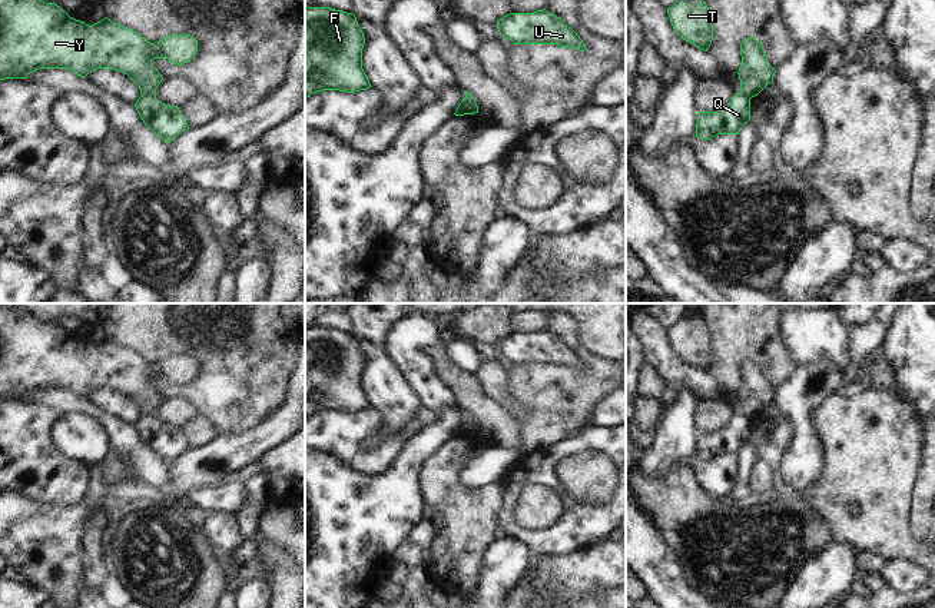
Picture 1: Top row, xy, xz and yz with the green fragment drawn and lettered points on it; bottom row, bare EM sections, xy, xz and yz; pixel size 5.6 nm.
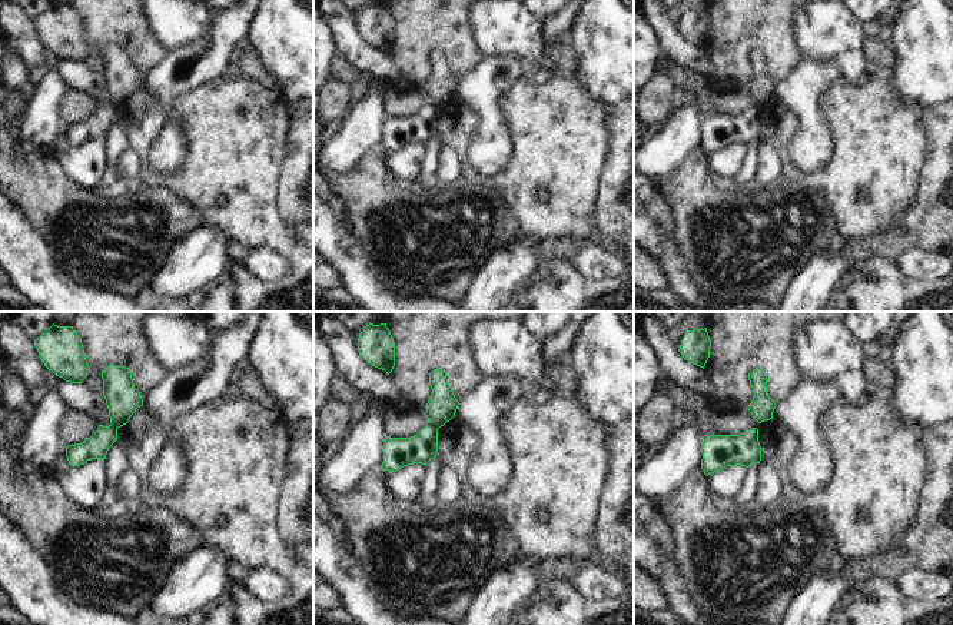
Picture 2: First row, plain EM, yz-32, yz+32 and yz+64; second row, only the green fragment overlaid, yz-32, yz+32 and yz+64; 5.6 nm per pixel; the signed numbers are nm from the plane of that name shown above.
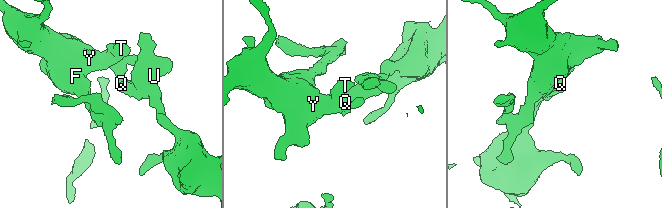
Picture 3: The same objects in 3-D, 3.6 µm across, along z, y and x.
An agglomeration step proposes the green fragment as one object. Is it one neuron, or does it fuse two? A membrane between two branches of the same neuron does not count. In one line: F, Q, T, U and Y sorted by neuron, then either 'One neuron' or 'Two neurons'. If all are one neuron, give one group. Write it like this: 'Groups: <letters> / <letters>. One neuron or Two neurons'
Groups: F T Y / Q U. Two neurons.

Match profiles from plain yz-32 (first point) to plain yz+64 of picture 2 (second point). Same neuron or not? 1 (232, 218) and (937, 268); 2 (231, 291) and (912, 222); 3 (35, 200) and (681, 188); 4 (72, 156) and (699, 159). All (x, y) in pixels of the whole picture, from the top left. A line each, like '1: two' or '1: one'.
1: two
2: two
3: one
4: two

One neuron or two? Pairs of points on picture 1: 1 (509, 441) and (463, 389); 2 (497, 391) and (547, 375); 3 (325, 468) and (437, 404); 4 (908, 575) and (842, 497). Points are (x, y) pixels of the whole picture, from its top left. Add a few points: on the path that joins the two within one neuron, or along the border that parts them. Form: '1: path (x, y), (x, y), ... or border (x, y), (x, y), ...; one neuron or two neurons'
1: path (501, 428), (476, 402); one neuron
2: border (507, 374), (507, 391), (520, 409), (520, 419); two neurons
3: border (454, 404), (437, 415); two neurons
4: border (888, 560), (904, 557), (919, 567); two neurons

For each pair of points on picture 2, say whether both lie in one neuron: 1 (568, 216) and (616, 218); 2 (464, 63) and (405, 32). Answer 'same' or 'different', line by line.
1: different
2: same

